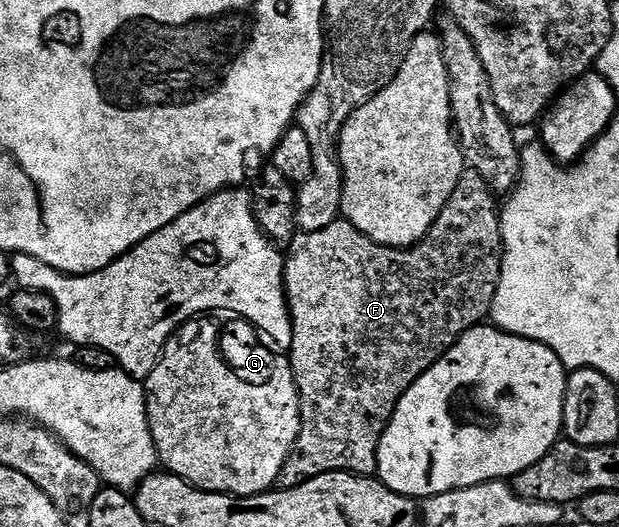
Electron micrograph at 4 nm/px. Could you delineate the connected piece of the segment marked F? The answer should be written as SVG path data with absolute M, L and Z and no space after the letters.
M467 173L467 174L464 174L464 176L463 176L463 178L462 178L462 179L460 179L460 180L459 180L459 184L458 184L458 185L457 185L457 189L453 189L453 193L452 193L452 194L451 194L451 196L450 196L450 197L449 197L449 201L445 201L445 209L441 209L441 213L440 213L440 214L439 214L439 216L438 216L438 217L437 217L437 221L436 221L436 222L435 222L435 223L434 223L434 224L433 224L433 225L432 225L432 226L431 226L431 228L430 228L430 229L429 229L429 233L428 233L428 234L427 234L427 236L426 236L426 237L425 237L425 238L423 238L423 240L422 240L422 241L420 241L420 243L414 243L414 245L413 245L413 246L411 246L411 247L386 247L386 246L385 246L385 245L381 245L381 244L380 244L380 243L378 243L378 242L377 242L377 241L373 241L373 240L372 240L372 239L370 239L370 238L369 238L369 237L365 237L365 233L361 233L361 232L360 232L360 231L358 231L358 229L356 229L356 227L354 227L354 225L353 225L353 224L352 224L352 223L349 223L349 222L347 222L347 220L346 220L346 219L344 219L344 218L342 218L342 217L340 217L340 218L338 218L338 219L336 219L336 220L335 220L335 222L334 222L334 223L330 223L330 224L329 224L329 225L325 225L325 229L317 229L317 230L316 230L316 231L303 231L303 232L302 232L302 233L299 233L299 234L296 234L296 236L295 236L295 239L294 239L294 241L293 241L293 242L292 242L292 243L290 243L290 244L289 244L289 251L292 251L292 255L291 255L291 256L290 256L290 255L289 255L289 254L288 254L288 255L287 255L287 256L286 256L286 259L285 259L285 262L284 262L284 265L283 265L283 288L285 288L285 289L286 289L286 290L287 290L287 308L288 308L288 309L289 309L289 310L291 310L291 324L292 324L292 325L293 325L293 341L292 341L292 342L291 342L291 349L290 349L290 352L289 352L289 356L290 356L290 358L291 358L291 372L292 372L292 373L294 373L294 375L295 375L295 384L296 384L296 385L297 385L297 389L298 389L298 390L299 390L299 408L300 408L300 409L301 409L301 429L300 429L300 431L299 431L299 436L298 436L298 437L297 437L297 441L296 441L296 442L295 442L295 448L293 448L293 450L291 450L291 452L290 452L290 453L289 453L289 457L288 457L288 458L287 458L287 460L286 460L286 461L285 461L285 465L284 465L284 466L283 466L283 468L282 468L282 469L281 469L281 473L280 473L280 474L279 474L279 482L278 482L278 484L277 484L277 487L278 487L278 490L281 490L281 491L284 491L284 490L285 490L285 489L293 489L293 488L294 488L294 487L296 487L296 486L297 486L297 485L301 485L301 484L302 484L302 483L304 483L304 482L305 482L305 481L309 481L309 480L310 480L310 479L312 479L312 478L313 478L313 477L317 477L317 476L318 476L318 475L320 475L320 474L321 474L321 473L333 473L333 472L334 472L334 471L350 471L350 472L351 472L351 474L353 474L353 475L365 475L365 476L368 476L368 477L371 477L371 476L374 476L374 475L375 475L375 474L376 474L376 472L378 472L378 469L379 469L379 442L380 442L380 441L381 441L381 437L382 437L382 436L383 436L383 434L384 434L384 433L385 433L385 429L386 429L386 428L387 428L387 423L388 423L388 421L389 421L389 420L390 420L390 419L391 419L391 414L392 414L392 413L394 413L394 411L395 411L395 407L396 407L396 405L398 405L398 403L399 403L399 398L400 398L400 397L401 397L401 396L402 396L402 395L403 395L403 394L405 394L405 393L406 393L406 392L407 392L407 391L408 391L408 390L409 390L409 388L411 388L411 387L412 387L412 386L413 386L413 385L414 385L414 383L415 383L415 382L417 382L417 380L419 380L419 379L420 379L420 378L421 378L421 377L422 377L422 376L423 376L423 374L424 374L424 373L426 373L426 372L427 372L427 370L429 370L429 368L430 368L430 367L432 367L432 366L433 366L433 364L435 364L435 362L436 362L436 361L438 361L438 359L442 359L442 358L443 358L443 354L444 354L444 353L446 353L446 351L447 351L447 350L449 350L449 349L450 349L450 347L451 347L451 346L452 346L452 345L453 345L453 344L455 344L455 343L456 343L456 342L457 342L457 341L458 341L458 339L459 339L459 338L460 338L460 337L461 337L461 336L463 336L463 334L464 334L464 333L465 333L465 332L467 332L467 330L468 330L468 329L470 329L470 327L473 327L473 326L476 326L476 325L479 325L479 324L482 324L482 323L483 323L483 322L484 322L484 320L486 320L486 319L487 319L487 318L488 318L488 316L490 316L490 313L491 313L491 306L492 306L492 305L493 305L493 297L494 297L494 296L495 296L495 290L496 290L496 289L497 289L497 285L498 285L498 284L499 284L499 265L500 265L500 262L501 262L501 260L502 260L502 258L503 258L503 228L502 228L502 226L501 226L501 215L500 215L500 212L499 212L499 211L498 211L498 210L497 210L497 205L496 205L496 209L495 209L495 199L494 199L494 198L495 198L495 199L496 199L496 196L495 196L495 195L494 195L494 194L492 194L492 192L491 192L491 191L490 191L490 190L488 190L488 188L487 188L487 187L486 187L486 186L485 186L485 184L484 184L484 182L483 182L483 180L482 180L482 179L480 179L480 178L479 178L479 176L478 176L478 175L476 175L476 174L474 174L474 173Z

